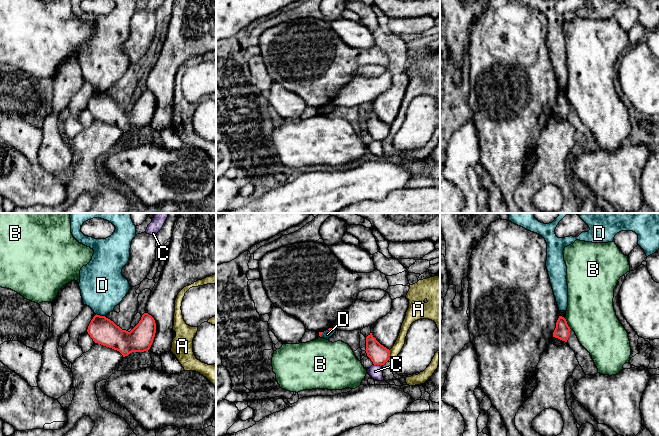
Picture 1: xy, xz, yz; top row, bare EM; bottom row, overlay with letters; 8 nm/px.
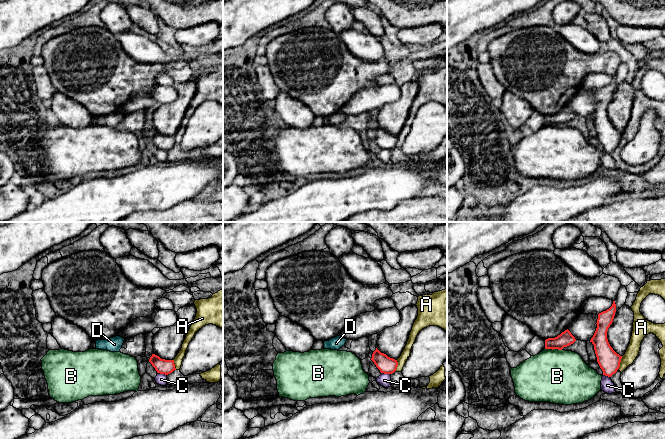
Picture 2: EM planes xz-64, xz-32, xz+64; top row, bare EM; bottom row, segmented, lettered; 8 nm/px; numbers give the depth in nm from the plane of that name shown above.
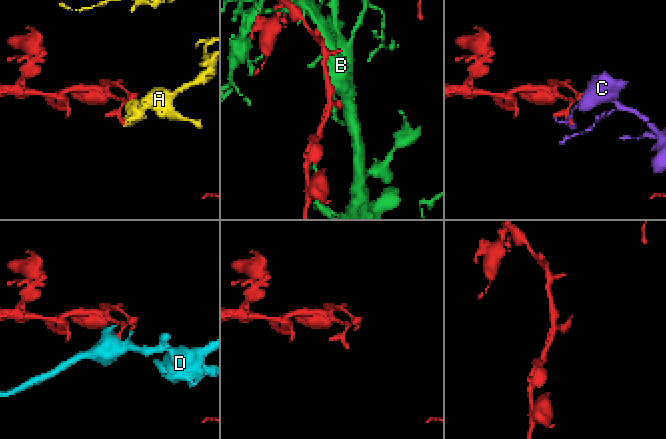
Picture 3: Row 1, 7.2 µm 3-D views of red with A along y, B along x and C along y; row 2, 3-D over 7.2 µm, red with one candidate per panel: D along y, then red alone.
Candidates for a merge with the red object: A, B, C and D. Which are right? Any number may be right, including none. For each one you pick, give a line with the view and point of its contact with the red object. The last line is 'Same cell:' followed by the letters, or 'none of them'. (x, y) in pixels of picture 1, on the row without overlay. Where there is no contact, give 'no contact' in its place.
Same cell: none of them

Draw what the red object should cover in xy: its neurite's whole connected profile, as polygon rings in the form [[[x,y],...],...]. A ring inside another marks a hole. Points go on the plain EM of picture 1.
[[[144,89],[139,99],[128,108],[105,92],[96,90],[87,108],[95,119],[117,126],[125,133],[132,128],[150,125],[156,109],[156,99],[151,91]]]

